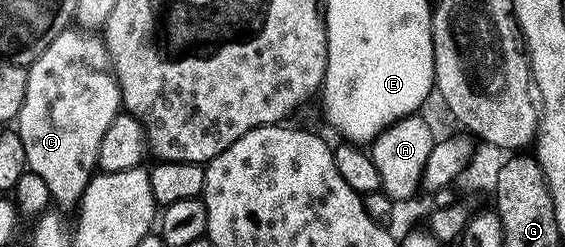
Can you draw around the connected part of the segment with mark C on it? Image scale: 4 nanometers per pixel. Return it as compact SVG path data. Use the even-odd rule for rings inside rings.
M81 26L66 28L54 39L52 46L48 46L48 50L40 54L40 58L28 65L26 73L28 90L24 90L24 106L20 106L16 121L20 142L24 142L24 154L28 154L26 167L44 178L51 201L55 205L59 204L59 209L73 209L81 200L88 182L96 175L98 151L104 142L104 134L120 115L122 108L122 92L110 67L105 39Z

